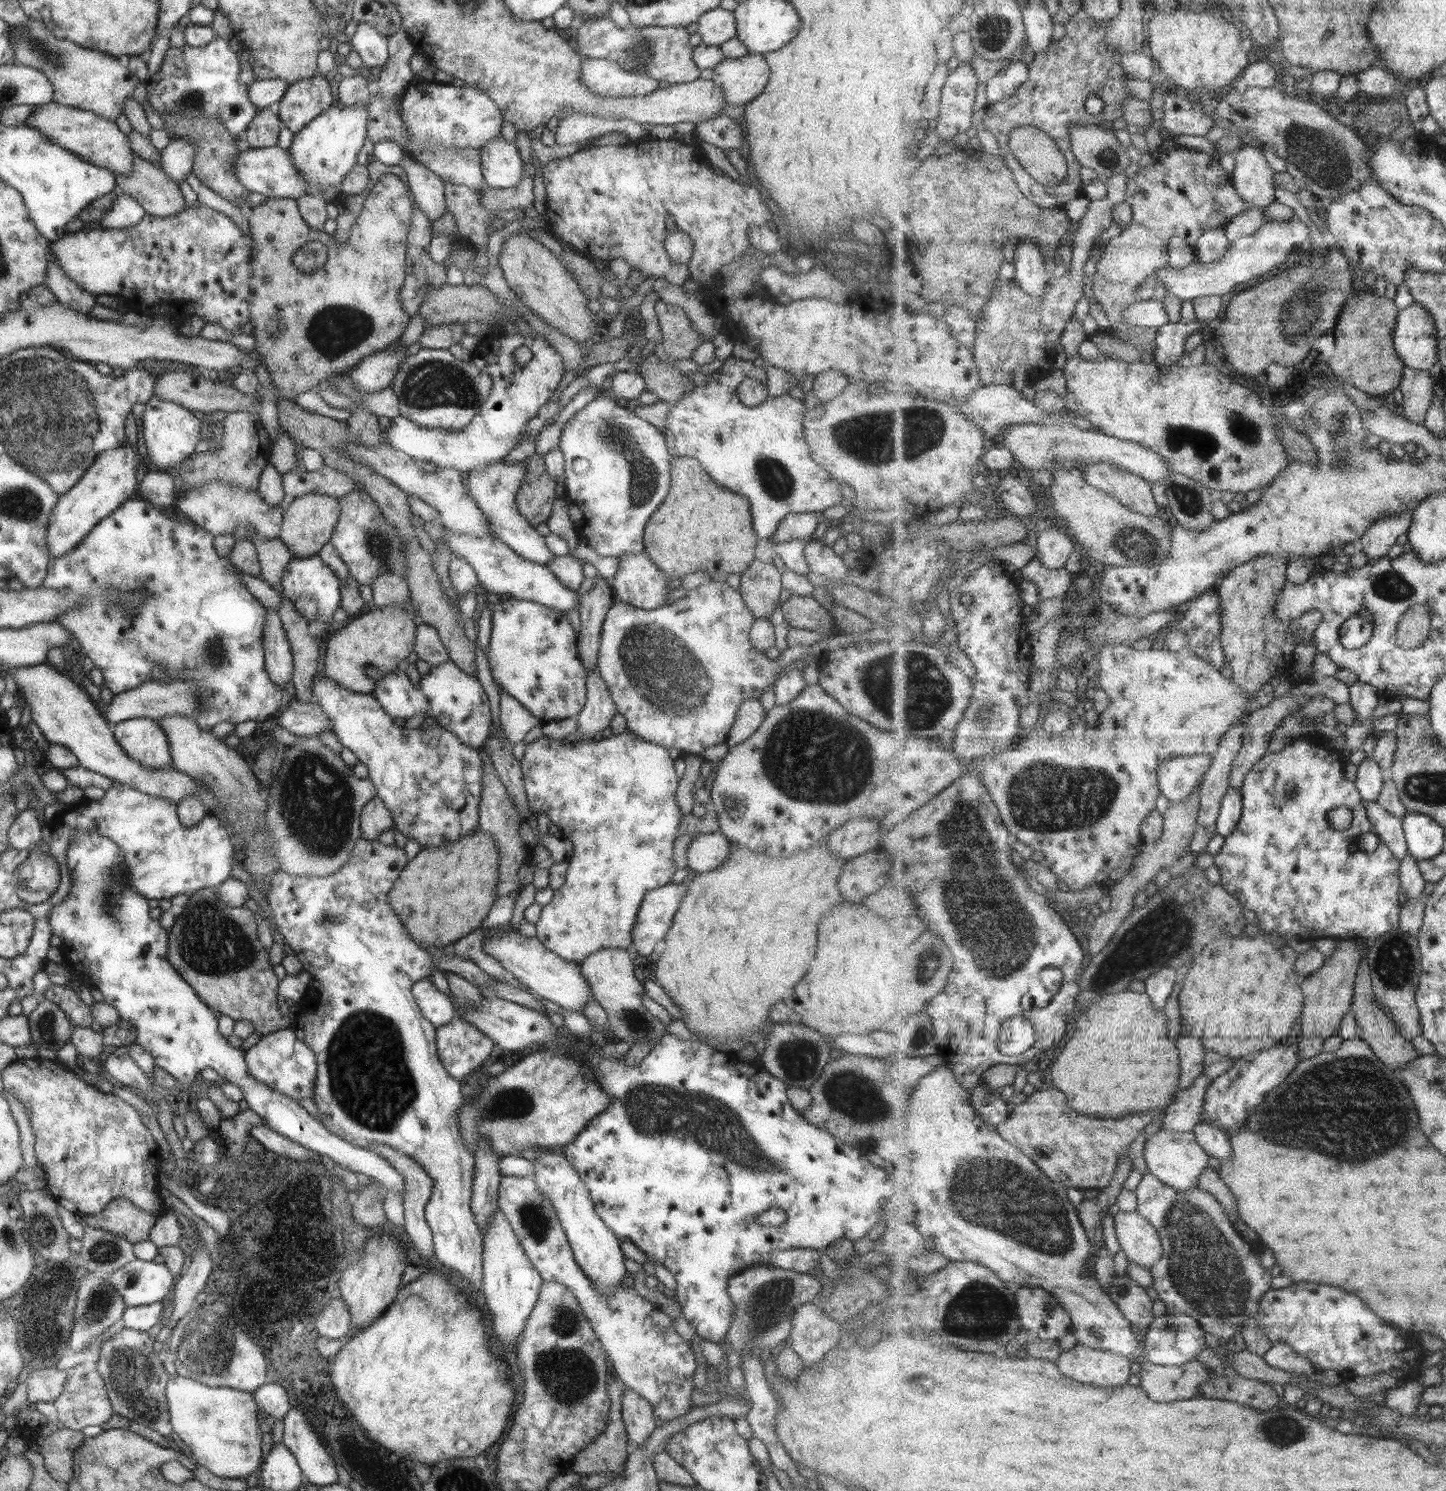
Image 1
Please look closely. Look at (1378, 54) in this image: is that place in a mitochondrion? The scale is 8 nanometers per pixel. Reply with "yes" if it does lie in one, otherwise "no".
no

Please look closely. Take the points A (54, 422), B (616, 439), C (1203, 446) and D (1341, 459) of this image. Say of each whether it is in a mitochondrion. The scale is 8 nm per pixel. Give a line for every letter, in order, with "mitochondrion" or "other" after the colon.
A: mitochondrion
B: mitochondrion
C: mitochondrion
D: mitochondrion

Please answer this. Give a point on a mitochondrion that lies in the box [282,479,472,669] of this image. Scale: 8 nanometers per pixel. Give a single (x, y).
(382, 547)

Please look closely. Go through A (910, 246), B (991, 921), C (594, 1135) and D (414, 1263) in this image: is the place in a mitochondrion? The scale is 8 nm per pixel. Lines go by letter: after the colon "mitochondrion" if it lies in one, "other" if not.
A: other
B: mitochondrion
C: other
D: other

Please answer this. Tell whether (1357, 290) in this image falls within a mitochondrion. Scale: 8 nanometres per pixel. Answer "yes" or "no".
no

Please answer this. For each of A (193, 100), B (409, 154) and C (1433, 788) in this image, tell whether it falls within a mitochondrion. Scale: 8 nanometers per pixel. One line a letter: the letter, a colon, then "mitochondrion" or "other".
A: mitochondrion
B: other
C: mitochondrion

